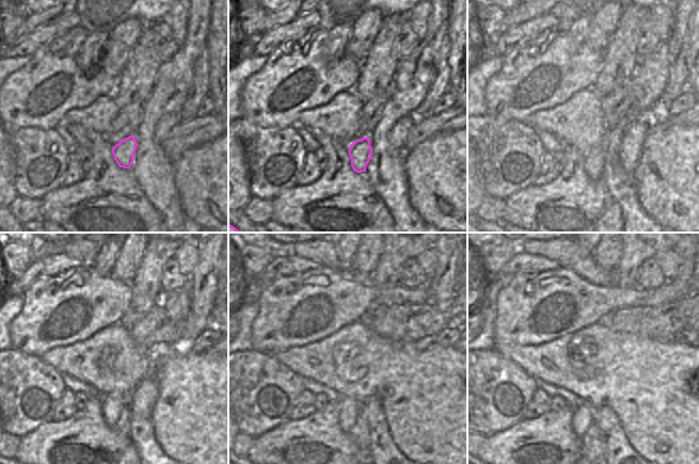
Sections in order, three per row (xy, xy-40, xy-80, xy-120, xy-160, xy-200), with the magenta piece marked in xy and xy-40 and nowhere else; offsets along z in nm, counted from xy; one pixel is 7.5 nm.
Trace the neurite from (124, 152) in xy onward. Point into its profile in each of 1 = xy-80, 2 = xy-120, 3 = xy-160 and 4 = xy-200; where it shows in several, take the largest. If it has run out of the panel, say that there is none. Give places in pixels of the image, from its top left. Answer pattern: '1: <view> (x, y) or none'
1: xy-80 (594, 161)
2: xy-120 (112, 404)
3: xy-160 (349, 411)
4: xy-200 (582, 420)

